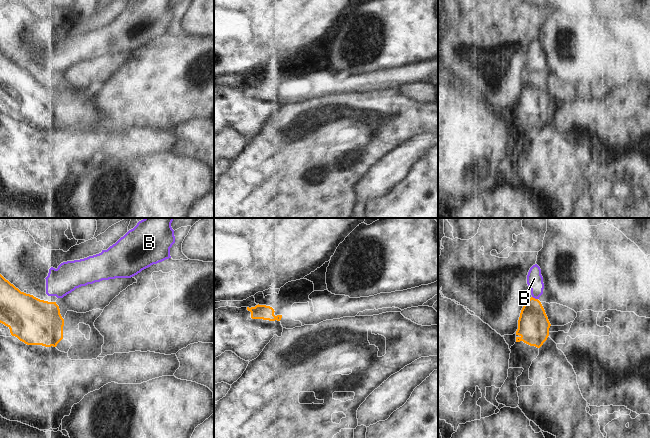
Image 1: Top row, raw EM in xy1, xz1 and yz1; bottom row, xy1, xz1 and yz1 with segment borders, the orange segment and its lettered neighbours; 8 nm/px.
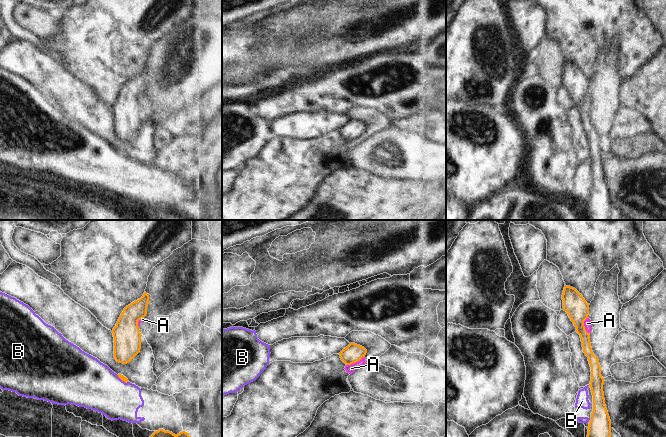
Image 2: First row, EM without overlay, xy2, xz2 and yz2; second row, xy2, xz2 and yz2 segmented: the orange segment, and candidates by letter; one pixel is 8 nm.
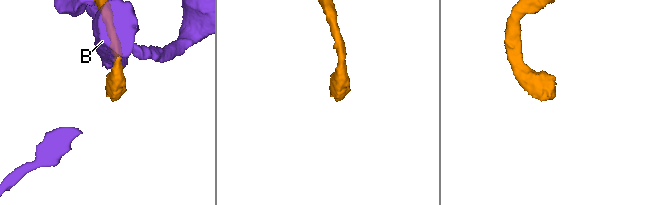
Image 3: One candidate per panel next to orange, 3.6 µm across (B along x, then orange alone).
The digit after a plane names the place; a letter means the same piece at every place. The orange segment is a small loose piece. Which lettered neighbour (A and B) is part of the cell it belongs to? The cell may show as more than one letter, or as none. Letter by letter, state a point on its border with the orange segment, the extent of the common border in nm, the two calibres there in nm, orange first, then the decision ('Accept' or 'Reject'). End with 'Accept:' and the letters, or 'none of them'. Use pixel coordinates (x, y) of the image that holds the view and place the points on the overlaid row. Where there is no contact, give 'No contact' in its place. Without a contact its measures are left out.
A: Touches orange at xz2 (355, 362). Shared border 170 nm. Thickness 150 nm (orange) against 70 nm. Reject
B: Touches orange at yz1 (534, 298). Shared border 50 nm. Thickness 260 nm (orange) against 130 nm. Reject
Accept: none of them.

